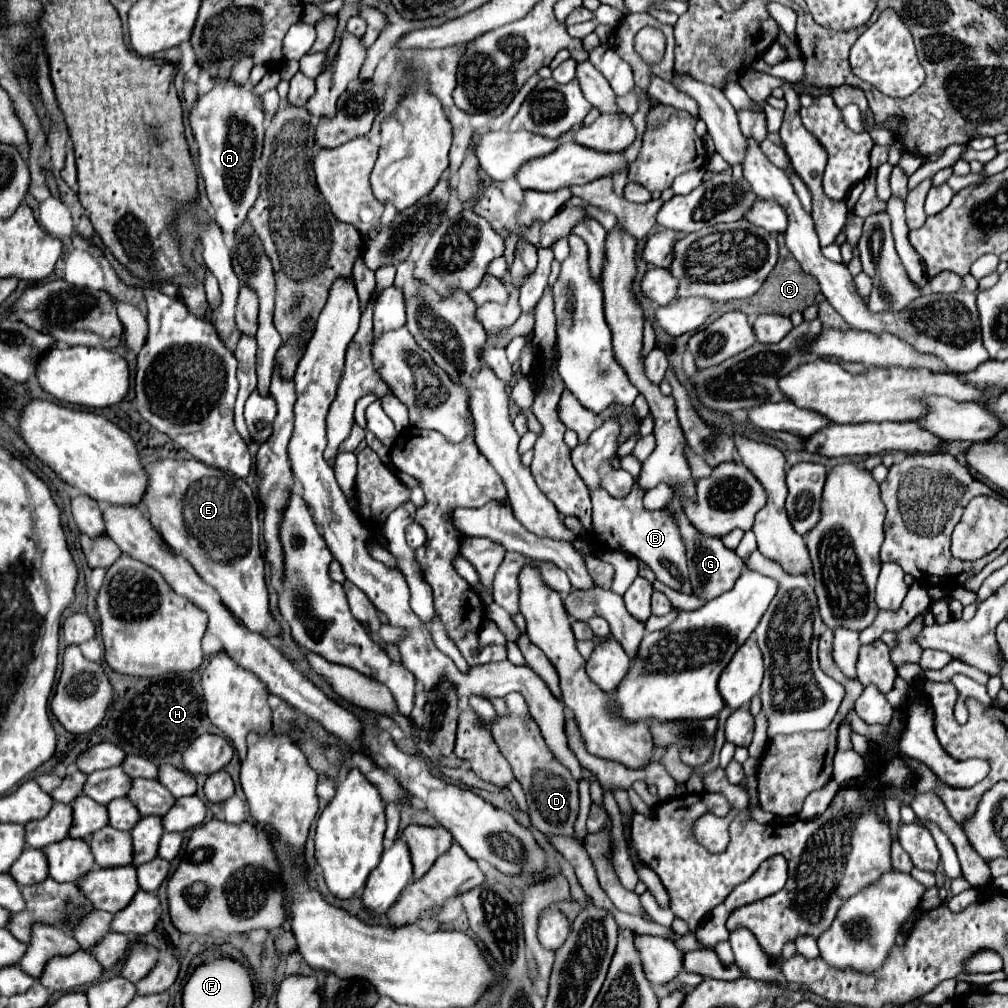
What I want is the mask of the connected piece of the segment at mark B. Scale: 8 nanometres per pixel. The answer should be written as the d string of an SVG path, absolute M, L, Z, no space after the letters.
M634 484L628 498L618 500L612 498L604 488L596 488L590 492L592 498L592 520L594 520L594 536L600 548L608 550L622 550L636 558L642 558L650 570L654 572L656 580L666 584L672 590L692 594L692 586L688 580L688 564L682 538L678 534L678 526L670 518L668 512L656 510L646 512L642 506L644 492Z

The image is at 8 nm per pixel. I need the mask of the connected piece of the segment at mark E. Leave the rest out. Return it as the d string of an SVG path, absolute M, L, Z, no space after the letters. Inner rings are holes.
M156 460L144 466L148 476L148 486L142 498L148 518L156 532L166 540L168 548L186 556L198 576L218 590L224 606L238 618L242 624L264 638L278 638L282 634L280 624L270 614L268 590L264 582L264 558L260 552L260 522L258 522L258 500L254 490L246 484L244 478L238 478L230 472L210 468L198 460Z

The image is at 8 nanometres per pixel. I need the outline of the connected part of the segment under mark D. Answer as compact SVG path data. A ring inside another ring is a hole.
M522 696L506 698L506 714L498 714L490 722L490 730L502 756L510 762L516 780L522 784L526 792L532 824L544 834L572 836L574 832L572 828L578 816L578 784L570 776L570 772L562 764L558 764L552 752L546 748L540 728L530 718Z

